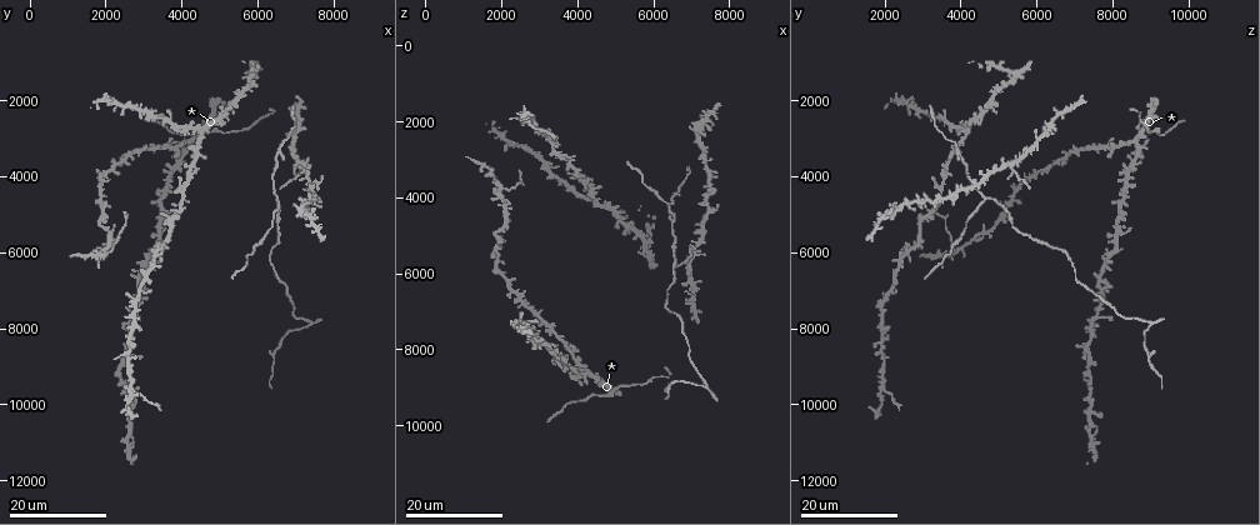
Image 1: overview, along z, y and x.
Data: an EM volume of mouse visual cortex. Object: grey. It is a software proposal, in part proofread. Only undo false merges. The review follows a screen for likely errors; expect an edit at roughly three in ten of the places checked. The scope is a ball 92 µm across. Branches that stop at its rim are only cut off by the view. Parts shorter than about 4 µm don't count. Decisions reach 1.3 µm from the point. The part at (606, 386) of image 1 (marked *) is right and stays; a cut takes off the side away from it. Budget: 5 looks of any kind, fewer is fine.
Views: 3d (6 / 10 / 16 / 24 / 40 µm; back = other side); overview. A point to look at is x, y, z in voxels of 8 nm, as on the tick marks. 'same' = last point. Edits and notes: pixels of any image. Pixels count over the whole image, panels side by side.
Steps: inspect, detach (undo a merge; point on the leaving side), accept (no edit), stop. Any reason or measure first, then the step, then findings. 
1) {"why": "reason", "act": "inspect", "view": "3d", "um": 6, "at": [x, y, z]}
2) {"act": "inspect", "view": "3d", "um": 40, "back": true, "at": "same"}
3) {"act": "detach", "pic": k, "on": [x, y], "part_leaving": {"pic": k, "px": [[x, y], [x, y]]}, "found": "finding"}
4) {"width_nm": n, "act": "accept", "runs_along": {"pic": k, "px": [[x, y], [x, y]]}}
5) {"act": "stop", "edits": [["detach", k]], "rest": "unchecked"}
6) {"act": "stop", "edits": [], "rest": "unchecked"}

{"why": "four arms meet", "act": "inspect", "view": "3d", "um": 16, "at": [7250, 4100, 4750]}

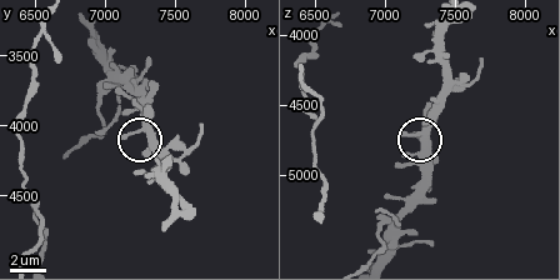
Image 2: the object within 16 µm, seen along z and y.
{"act": "inspect", "view": "3d", "um": 10, "at": [7240, 4020, 4700]}

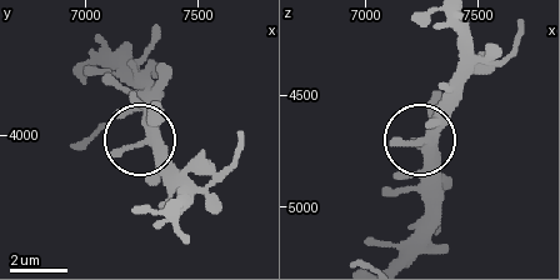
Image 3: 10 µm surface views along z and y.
{"width_nm": 310, "act": "accept", "found": "all the same neuron"}

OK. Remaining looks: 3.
{"why": "three-way junction", "act": "inspect", "view": "3d", "um": 16, "at": [6550, 4550, 4650]}

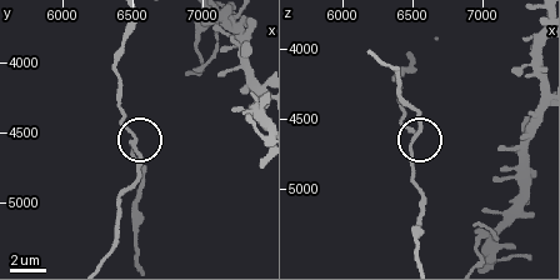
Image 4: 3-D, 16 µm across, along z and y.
{"act": "inspect", "view": "3d", "um": 10, "at": "same"}

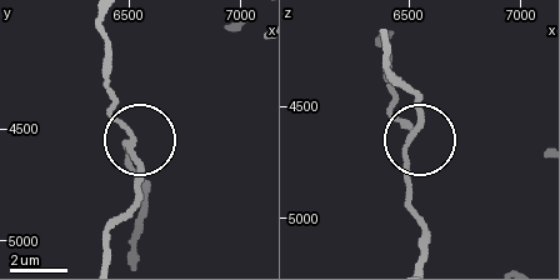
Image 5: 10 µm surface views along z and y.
{"arms": 3, "act": "accept", "found": "all the same neuron"}

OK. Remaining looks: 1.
{"act": "stop", "edits": [], "rest": "unchecked"}

